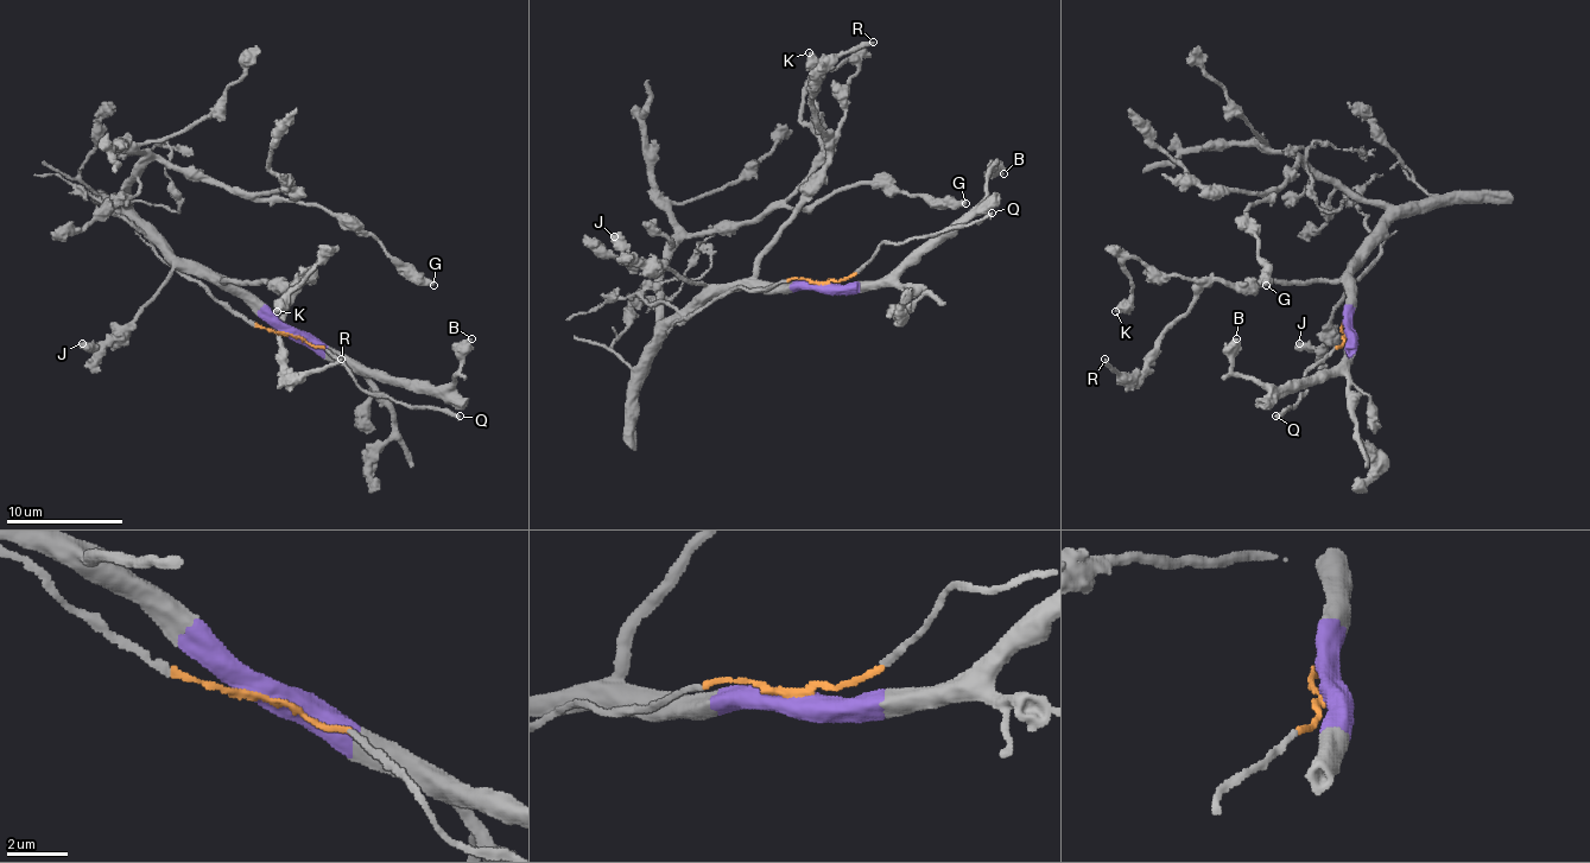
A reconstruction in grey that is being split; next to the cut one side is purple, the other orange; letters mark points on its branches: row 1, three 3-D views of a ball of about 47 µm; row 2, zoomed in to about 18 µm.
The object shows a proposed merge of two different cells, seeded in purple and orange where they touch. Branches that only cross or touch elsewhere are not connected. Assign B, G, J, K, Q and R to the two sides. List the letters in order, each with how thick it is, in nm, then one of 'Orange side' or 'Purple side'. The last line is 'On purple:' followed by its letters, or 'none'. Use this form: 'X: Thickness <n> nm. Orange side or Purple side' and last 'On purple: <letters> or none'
B: Thickness 440 nm. Purple side
G: Thickness 420 nm. Purple side
J: Thickness 600 nm. Purple side
K: Thickness 360 nm. Purple side
Q: Thickness 240 nm. Orange side
R: Thickness 240 nm. Purple side
On purple: B, G, J, K, R

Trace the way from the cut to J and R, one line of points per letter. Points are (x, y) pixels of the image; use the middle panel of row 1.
J: (823, 285), (691, 285), (665, 267), (643, 261), (613, 235)
R: (823, 285), (767, 285), (759, 253), (825, 163), (811, 107), (817, 75), (873, 43)

